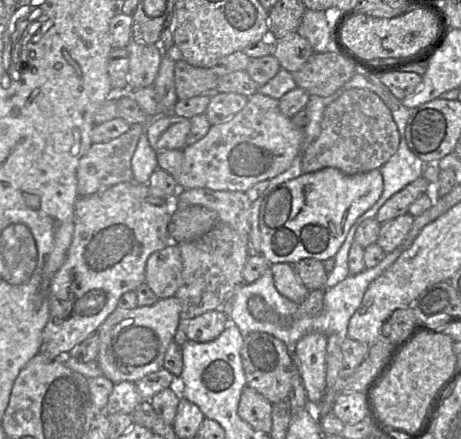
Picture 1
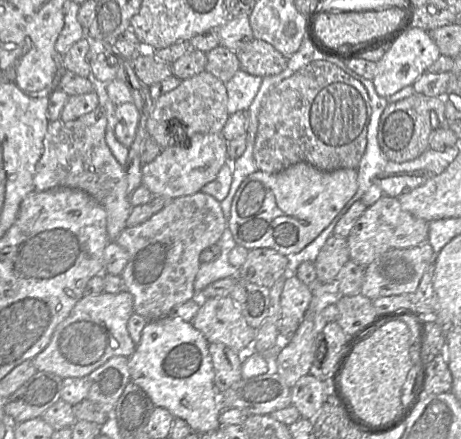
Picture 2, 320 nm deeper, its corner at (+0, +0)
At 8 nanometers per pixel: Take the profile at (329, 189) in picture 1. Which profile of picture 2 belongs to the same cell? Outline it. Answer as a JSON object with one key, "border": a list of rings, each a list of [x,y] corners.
{"border":[[[298,162],[278,173],[256,171],[238,187],[228,228],[237,244],[250,249],[271,248],[287,256],[303,250],[338,215],[358,189],[357,169],[322,171]]]}

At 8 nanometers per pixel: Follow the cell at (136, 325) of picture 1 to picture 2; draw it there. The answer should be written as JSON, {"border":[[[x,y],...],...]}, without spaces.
{"border":[[[128,291],[116,294],[107,292],[87,293],[76,303],[69,316],[56,327],[47,347],[31,361],[38,371],[51,372],[62,378],[82,378],[87,377],[113,356],[128,358],[136,349],[136,344],[131,339],[127,329],[128,320],[133,313],[133,296]]]}

